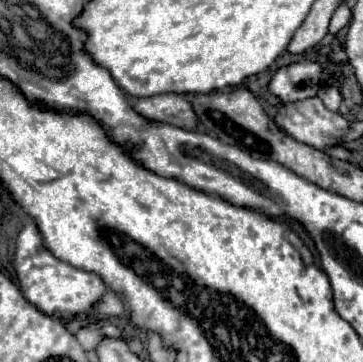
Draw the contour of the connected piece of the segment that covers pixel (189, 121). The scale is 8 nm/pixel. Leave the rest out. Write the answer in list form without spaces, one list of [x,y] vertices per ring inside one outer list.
[[[157,94],[151,98],[139,98],[133,108],[149,120],[169,122],[185,130],[197,128],[197,116],[191,108],[191,102],[179,94]]]

